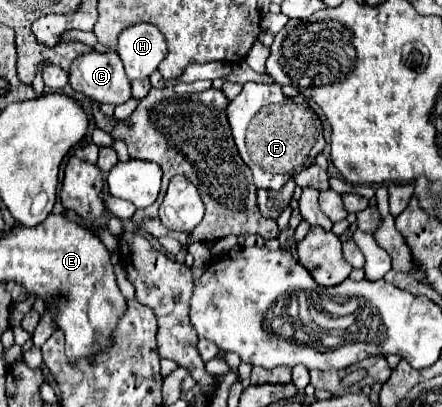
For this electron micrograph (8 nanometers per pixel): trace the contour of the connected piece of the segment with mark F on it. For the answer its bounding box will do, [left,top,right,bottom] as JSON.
[229,82,327,190]

